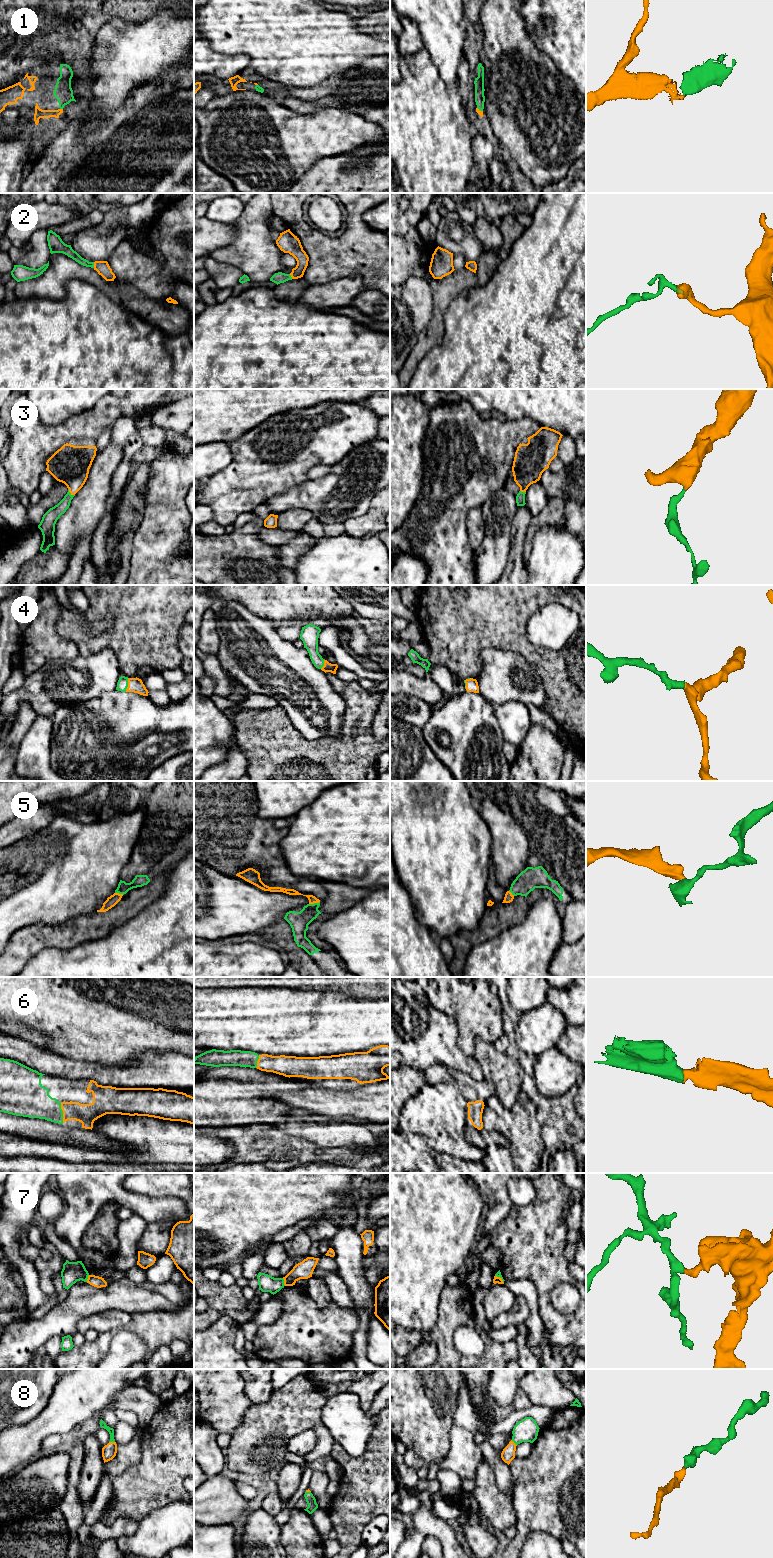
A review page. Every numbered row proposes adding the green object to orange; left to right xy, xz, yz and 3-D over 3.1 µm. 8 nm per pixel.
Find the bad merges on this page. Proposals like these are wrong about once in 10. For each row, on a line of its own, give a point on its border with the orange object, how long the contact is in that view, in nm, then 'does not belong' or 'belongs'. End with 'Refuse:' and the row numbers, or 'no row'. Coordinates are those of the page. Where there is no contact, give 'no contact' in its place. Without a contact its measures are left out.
1: xy (61, 109) | 30 nm | belongs
2: xy (94, 265) | 50 nm | belongs
3: xy (70, 492) | 80 nm | belongs
4: xy (128, 685) | 110 nm | belongs
5: xz (314, 902) | 90 nm | belongs
6: xy (63, 1112) | 170 nm | belongs
7: xz (284, 1282) | 70 nm | does not belong
8: xy (112, 1442) | 50 nm | belongs
Refuse: 7

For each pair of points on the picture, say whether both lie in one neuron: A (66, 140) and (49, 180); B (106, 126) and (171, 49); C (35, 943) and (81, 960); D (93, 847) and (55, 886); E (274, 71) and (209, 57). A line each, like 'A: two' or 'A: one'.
A: one
B: two
C: two
D: one
E: two

